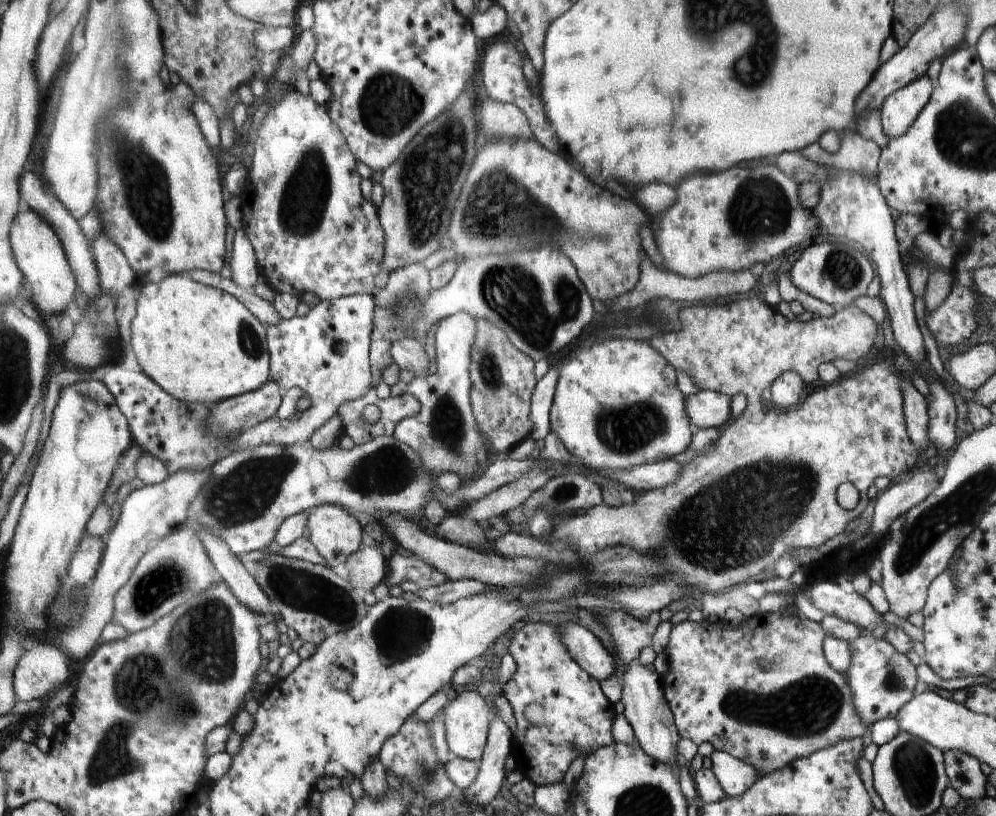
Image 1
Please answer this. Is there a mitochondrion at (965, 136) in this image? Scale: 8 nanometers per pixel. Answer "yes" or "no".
yes

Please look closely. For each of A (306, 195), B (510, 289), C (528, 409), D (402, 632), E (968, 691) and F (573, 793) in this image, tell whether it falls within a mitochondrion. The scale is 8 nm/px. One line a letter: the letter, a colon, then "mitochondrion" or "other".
A: mitochondrion
B: mitochondrion
C: other
D: mitochondrion
E: other
F: other

